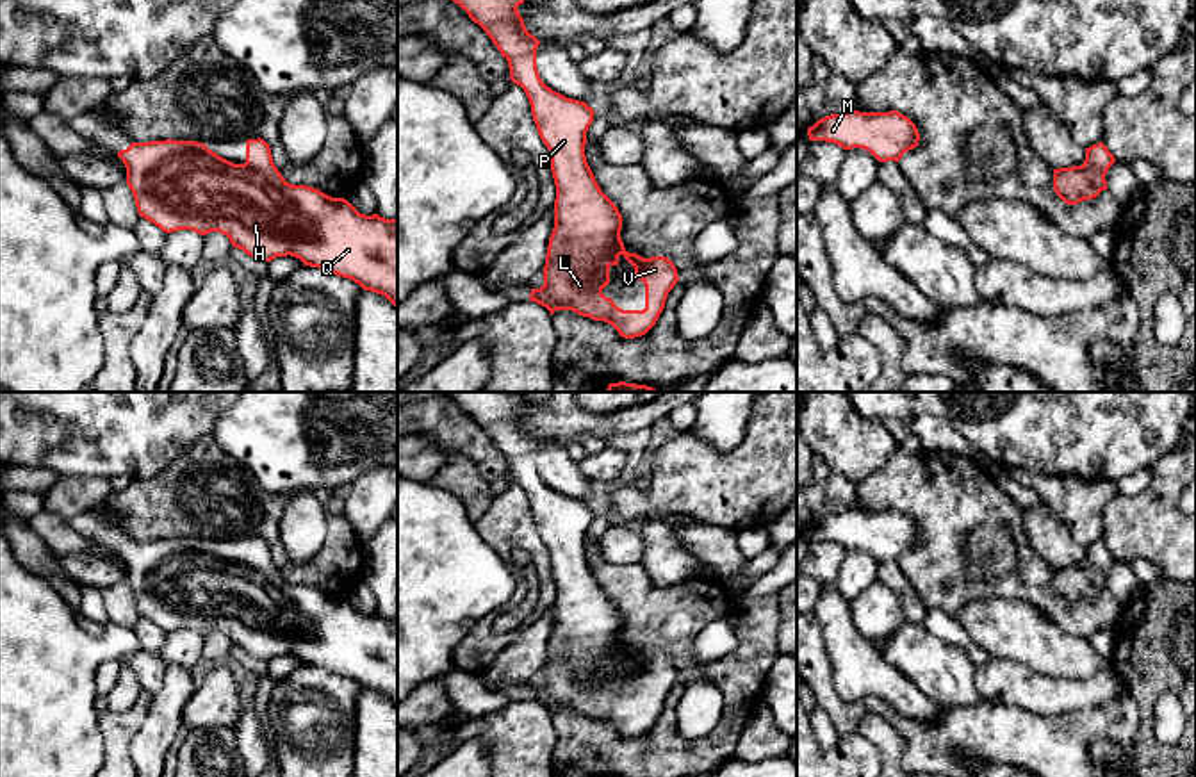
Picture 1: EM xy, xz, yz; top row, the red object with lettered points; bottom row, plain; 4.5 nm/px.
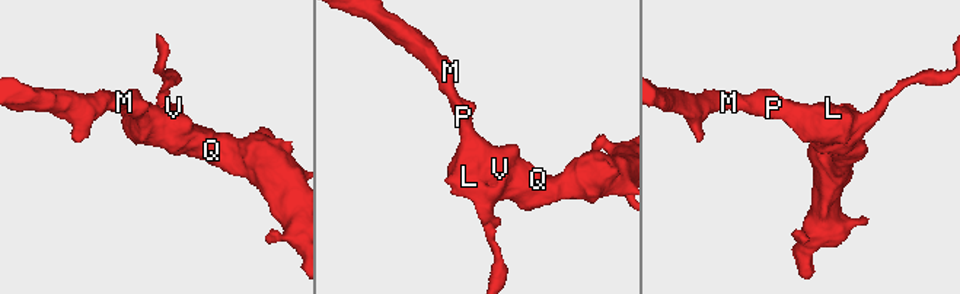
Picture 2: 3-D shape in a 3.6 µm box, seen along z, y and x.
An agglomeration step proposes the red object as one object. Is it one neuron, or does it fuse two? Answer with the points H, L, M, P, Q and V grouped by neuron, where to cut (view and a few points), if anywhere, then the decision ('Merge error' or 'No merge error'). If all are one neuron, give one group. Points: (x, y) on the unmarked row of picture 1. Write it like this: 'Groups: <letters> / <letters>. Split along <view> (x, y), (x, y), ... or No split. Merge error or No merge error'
Groups: H L M P Q V. No split. No merge error

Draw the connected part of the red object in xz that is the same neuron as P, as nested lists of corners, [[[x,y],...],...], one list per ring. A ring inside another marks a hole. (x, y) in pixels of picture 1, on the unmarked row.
[[[520,392],[444,394],[458,403],[487,431],[508,460],[510,479],[524,488],[538,535],[551,552],[551,570],[556,585],[554,627],[545,654],[544,684],[531,688],[529,700],[545,706],[551,715],[556,709],[572,709],[578,715],[604,720],[624,738],[645,734],[656,724],[665,707],[667,695],[679,681],[679,675],[674,661],[667,656],[643,658],[624,647],[620,638],[622,615],[615,602],[601,590],[585,554],[586,531],[595,510],[585,501],[567,497],[542,481],[537,469],[537,447],[540,440],[528,431],[517,410],[524,403]],[[620,654],[635,667],[635,677],[645,684],[643,709],[622,709],[611,697],[602,693],[602,688],[610,683],[610,667],[618,665]]]

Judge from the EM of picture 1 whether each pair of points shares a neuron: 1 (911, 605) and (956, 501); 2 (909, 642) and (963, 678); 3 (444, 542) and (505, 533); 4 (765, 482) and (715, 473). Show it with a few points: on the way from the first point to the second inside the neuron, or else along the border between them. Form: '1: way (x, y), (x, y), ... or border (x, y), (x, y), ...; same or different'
1: border (897, 562), (927, 606); different
2: way (922, 654), (950, 678); same
3: border (473, 523), (480, 537), (503, 560); different
4: way (753, 478), (728, 476); same

